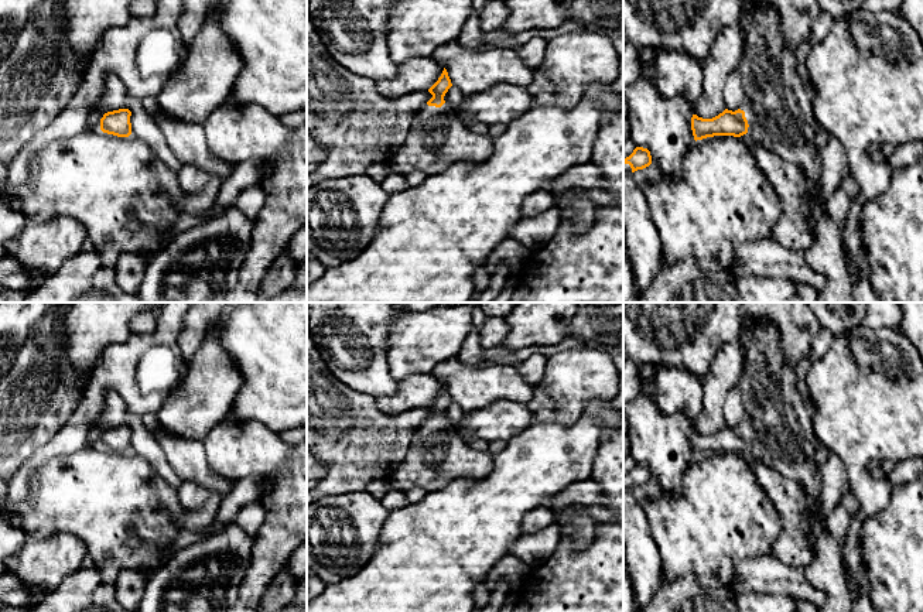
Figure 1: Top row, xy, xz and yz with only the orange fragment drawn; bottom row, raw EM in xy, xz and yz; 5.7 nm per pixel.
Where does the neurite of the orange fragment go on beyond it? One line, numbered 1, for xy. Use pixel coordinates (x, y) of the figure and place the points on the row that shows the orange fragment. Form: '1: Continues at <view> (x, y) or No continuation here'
1: No continuation here

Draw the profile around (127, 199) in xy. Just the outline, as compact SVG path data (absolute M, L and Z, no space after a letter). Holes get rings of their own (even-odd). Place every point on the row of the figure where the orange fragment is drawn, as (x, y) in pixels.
M102 130L49 141L35 153L27 181L14 192L7 178L0 182L0 195L6 194L27 219L76 219L86 229L103 267L110 269L123 253L147 259L155 256L185 201L178 172L163 163L147 143L131 134L117 137Z

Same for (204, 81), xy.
M216 18L202 24L181 66L155 98L160 109L184 122L204 123L230 98L243 66L242 55L225 37Z

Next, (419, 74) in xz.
M413 58L399 65L393 79L376 82L380 96L394 99L414 92L428 90L441 76L444 66L430 58Z

